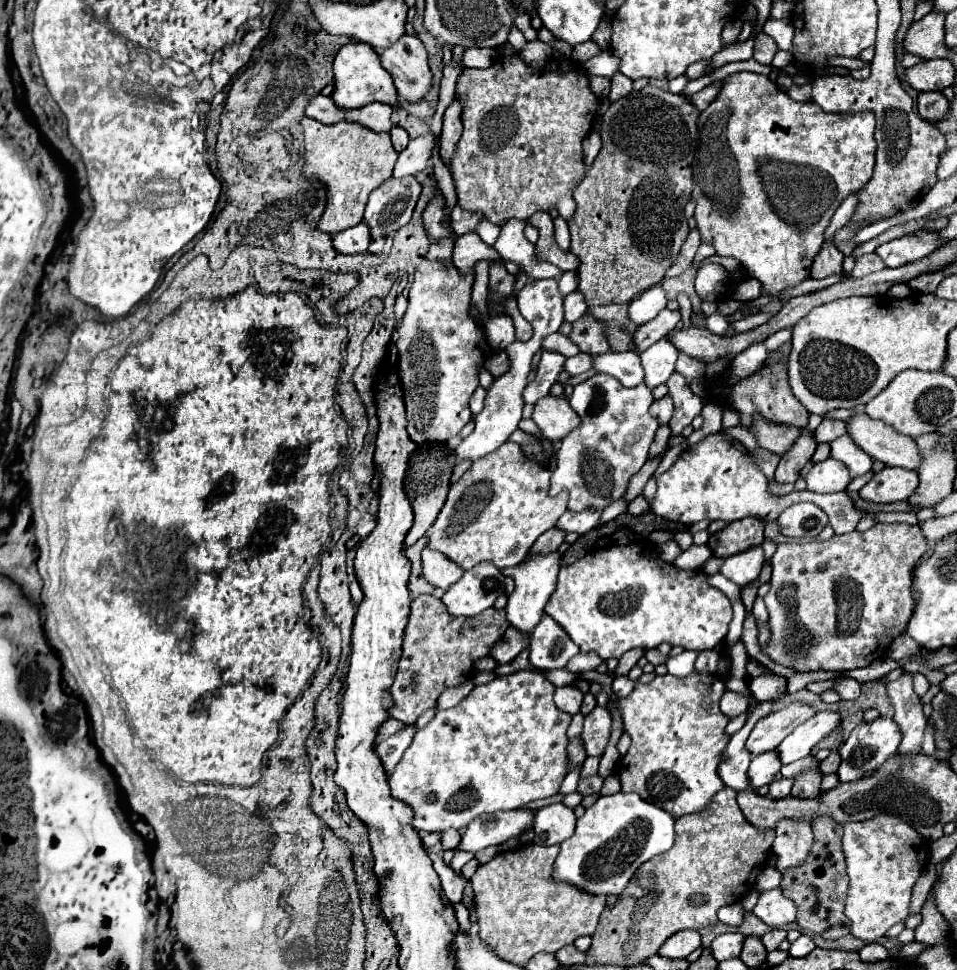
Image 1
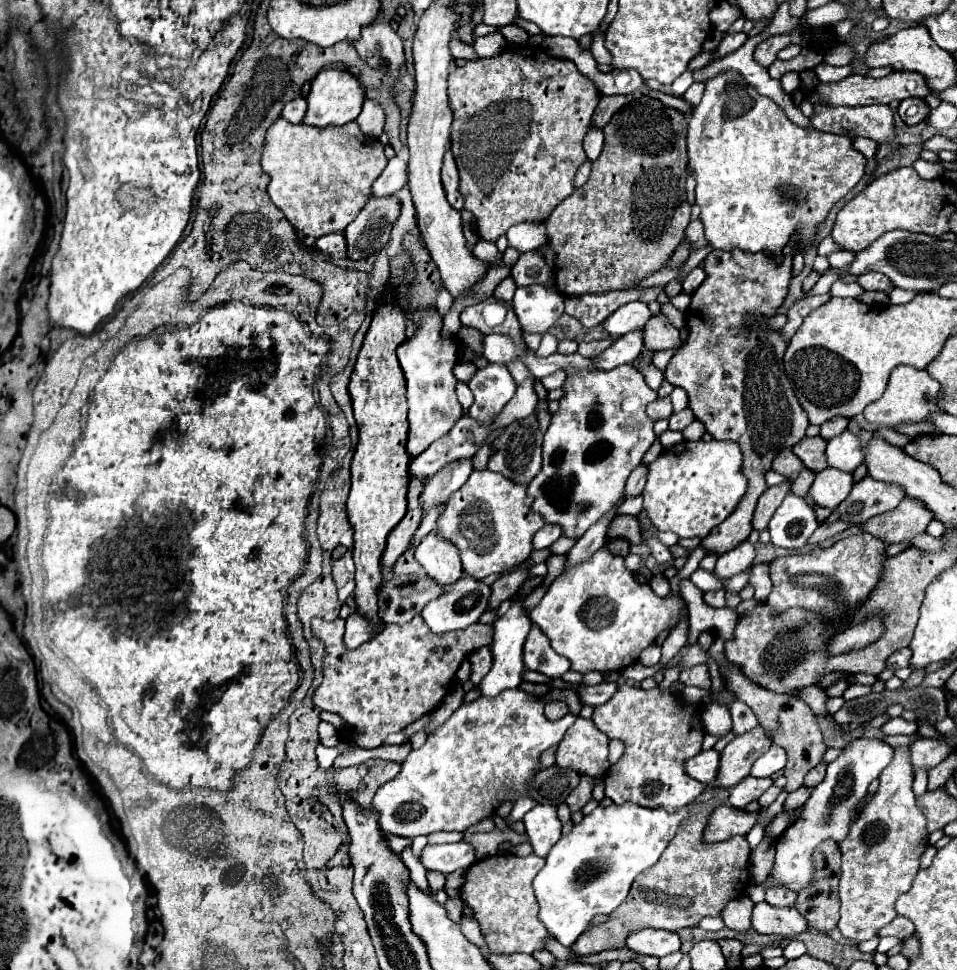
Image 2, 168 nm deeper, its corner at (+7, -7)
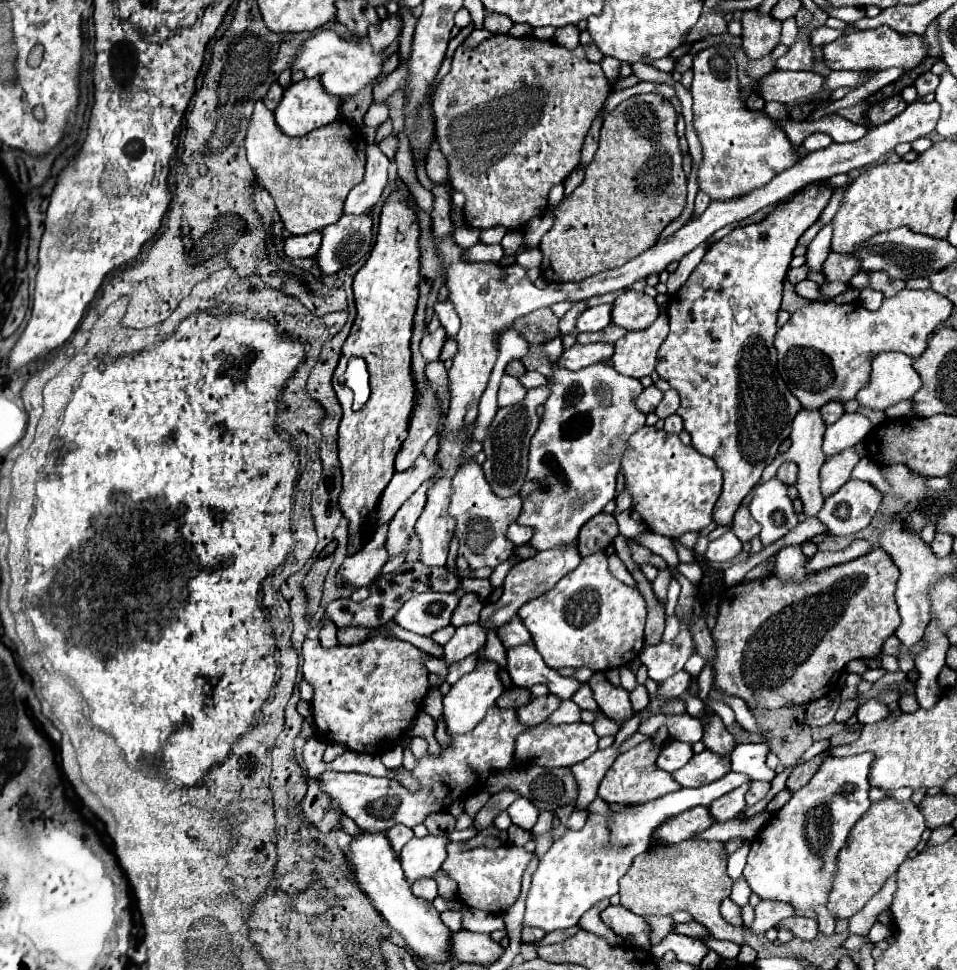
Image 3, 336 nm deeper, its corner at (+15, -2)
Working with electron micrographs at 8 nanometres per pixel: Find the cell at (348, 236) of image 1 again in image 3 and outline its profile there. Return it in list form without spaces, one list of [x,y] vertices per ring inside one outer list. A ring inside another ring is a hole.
[[[312,231],[312,233],[306,233],[306,235],[288,237],[284,251],[292,259],[296,259],[296,257],[316,257],[320,245],[322,245],[322,233]]]

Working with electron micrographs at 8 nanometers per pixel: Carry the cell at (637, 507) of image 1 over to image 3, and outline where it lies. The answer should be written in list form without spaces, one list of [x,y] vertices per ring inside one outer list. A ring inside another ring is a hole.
[[[598,513],[584,525],[578,537],[578,551],[582,557],[588,557],[592,553],[598,553],[606,549],[618,535],[618,523],[614,515],[608,513]]]

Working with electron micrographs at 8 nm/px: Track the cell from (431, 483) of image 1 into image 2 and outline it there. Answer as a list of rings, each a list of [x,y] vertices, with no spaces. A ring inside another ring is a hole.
[[[412,480],[408,488],[408,510],[404,520],[396,524],[396,530],[388,534],[388,546],[384,548],[384,558],[382,558],[382,568],[392,568],[394,562],[408,550],[412,534],[416,532],[420,520],[422,520],[422,504],[420,504],[420,494],[422,494],[422,484],[420,480]]]

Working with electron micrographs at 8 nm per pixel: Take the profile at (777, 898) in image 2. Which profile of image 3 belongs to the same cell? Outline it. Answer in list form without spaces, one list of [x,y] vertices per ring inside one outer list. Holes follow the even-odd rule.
[[[762,899],[756,905],[756,921],[752,925],[754,933],[764,933],[772,927],[776,927],[784,917],[794,915],[794,907],[782,901],[770,901],[770,899]]]

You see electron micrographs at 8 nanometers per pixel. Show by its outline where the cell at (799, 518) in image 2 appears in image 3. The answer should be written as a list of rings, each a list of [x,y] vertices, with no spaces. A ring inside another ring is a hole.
[[[770,479],[754,487],[750,513],[762,525],[760,541],[764,547],[782,539],[798,525],[798,515],[792,507],[792,499],[788,497],[784,483],[778,479]]]

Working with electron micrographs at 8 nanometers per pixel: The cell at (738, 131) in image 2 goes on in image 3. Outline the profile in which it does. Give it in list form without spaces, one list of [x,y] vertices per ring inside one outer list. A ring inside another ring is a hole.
[[[708,47],[696,53],[692,69],[694,69],[694,81],[690,87],[690,93],[694,97],[692,125],[702,145],[702,161],[698,165],[698,189],[700,191],[704,191],[712,201],[738,199],[738,197],[752,193],[754,189],[764,187],[768,181],[772,181],[774,175],[798,163],[800,157],[796,153],[796,147],[790,143],[784,129],[780,129],[776,121],[766,117],[762,111],[752,111],[746,107],[746,101],[740,97],[738,69],[736,69],[736,61],[730,51]]]

